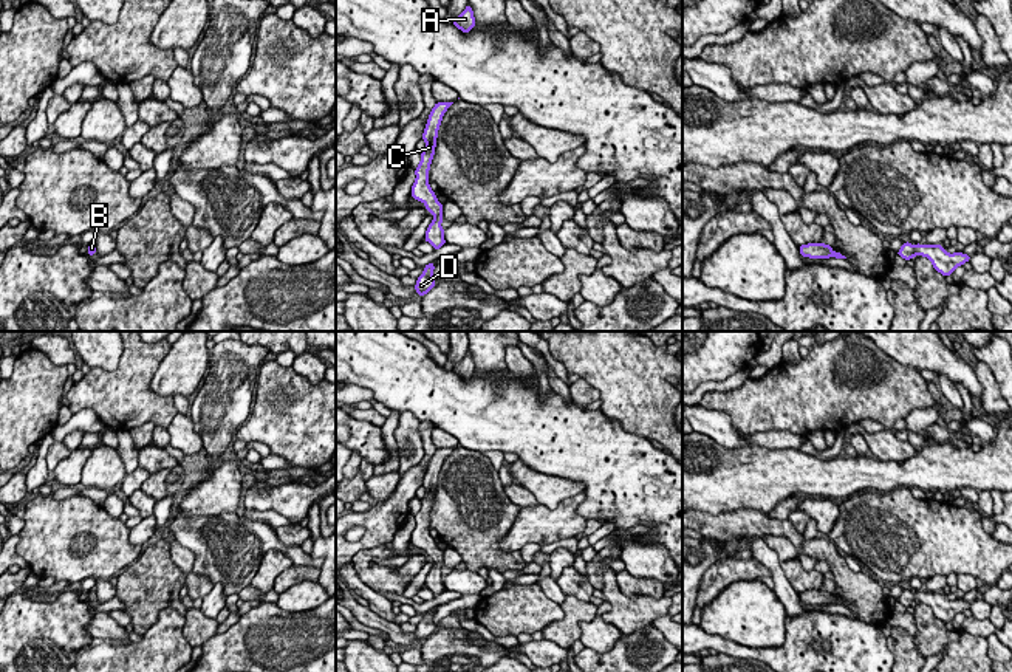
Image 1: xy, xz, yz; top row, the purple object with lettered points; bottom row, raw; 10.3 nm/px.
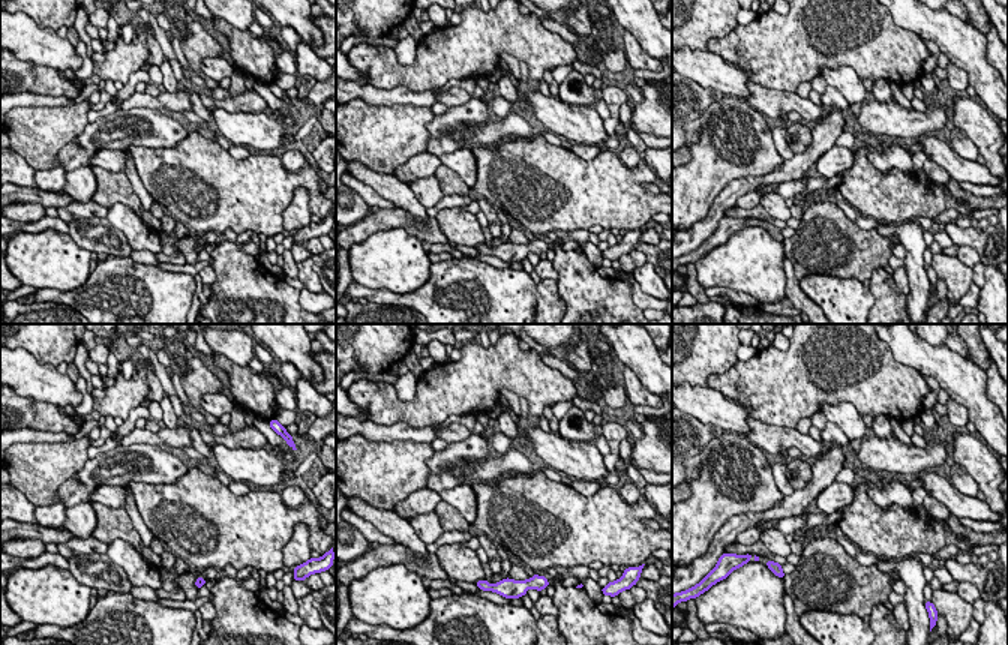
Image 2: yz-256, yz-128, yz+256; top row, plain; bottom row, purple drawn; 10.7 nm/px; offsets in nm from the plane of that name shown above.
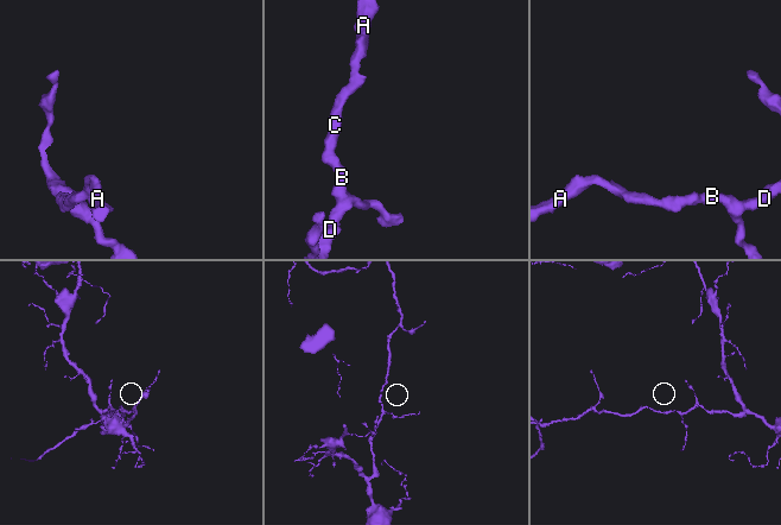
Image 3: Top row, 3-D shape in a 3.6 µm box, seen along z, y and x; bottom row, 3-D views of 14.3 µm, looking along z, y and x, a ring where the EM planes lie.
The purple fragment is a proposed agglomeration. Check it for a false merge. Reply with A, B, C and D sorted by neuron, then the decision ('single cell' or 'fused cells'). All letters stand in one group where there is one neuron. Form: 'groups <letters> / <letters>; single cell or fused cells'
groups A B C D; single cell

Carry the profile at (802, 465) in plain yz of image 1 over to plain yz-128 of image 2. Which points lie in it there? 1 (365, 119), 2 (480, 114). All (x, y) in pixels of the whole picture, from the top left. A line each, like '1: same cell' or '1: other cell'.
1: same cell
2: other cell

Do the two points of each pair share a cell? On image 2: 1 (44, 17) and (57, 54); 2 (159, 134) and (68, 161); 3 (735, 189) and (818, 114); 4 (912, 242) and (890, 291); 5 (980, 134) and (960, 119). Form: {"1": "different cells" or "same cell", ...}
{"1": "different cells", "2": "same cell", "3": "different cells", "4": "different cells", "5": "same cell"}

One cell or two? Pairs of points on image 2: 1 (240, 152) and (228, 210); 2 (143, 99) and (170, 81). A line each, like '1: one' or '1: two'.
1: two
2: two

